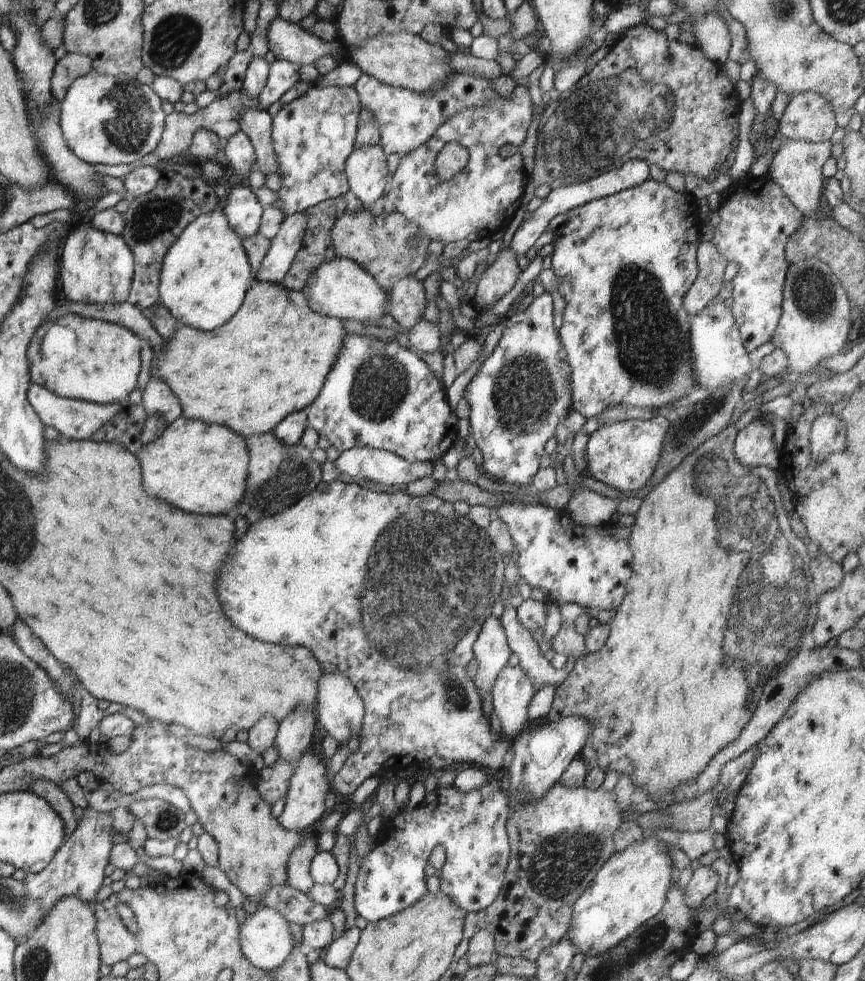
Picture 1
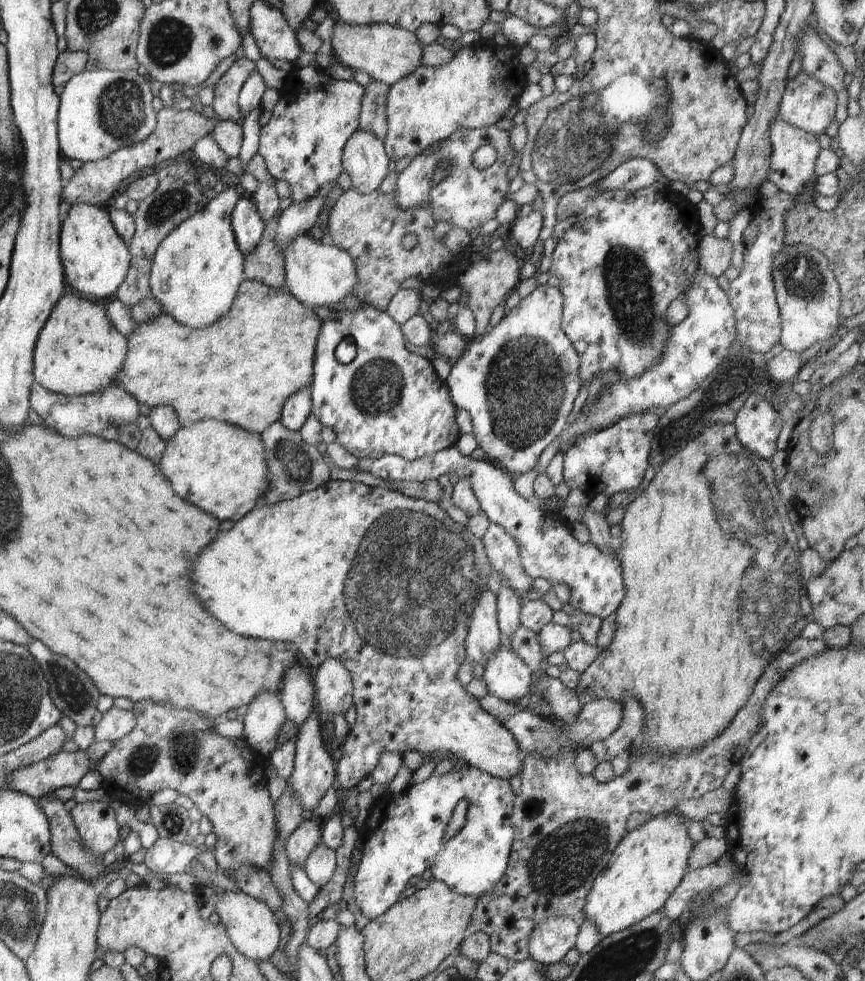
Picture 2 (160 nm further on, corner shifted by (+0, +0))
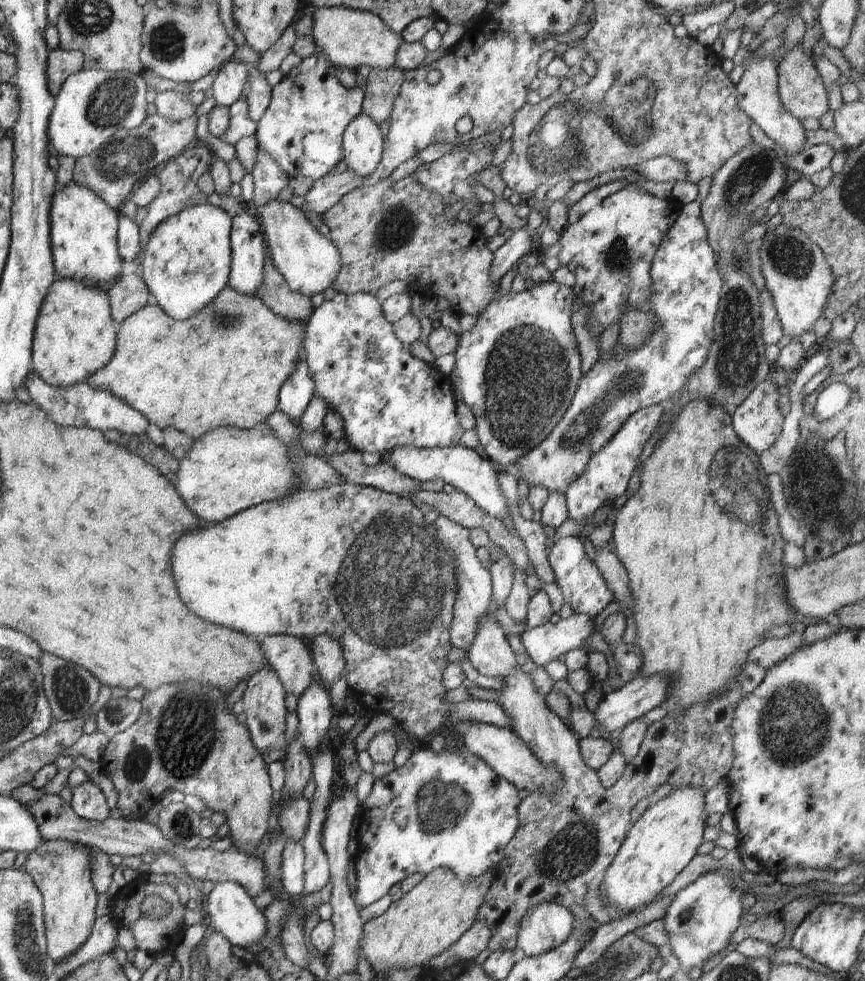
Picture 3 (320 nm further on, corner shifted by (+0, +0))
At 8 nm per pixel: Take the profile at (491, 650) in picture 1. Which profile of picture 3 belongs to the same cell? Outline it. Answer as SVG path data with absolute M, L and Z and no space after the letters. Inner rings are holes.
M438 516L433 523L436 526L436 538L442 542L442 548L448 550L454 556L454 572L456 572L456 583L458 586L457 601L454 602L454 618L450 624L450 642L459 649L468 652L474 638L476 638L476 628L480 620L490 614L490 604L493 596L493 585L489 570L478 560L476 549L470 543L469 530L452 522L446 516Z

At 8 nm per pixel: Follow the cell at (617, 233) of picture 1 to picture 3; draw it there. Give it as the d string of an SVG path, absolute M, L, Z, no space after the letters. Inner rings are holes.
M630 182L628 188L608 196L576 224L563 230L558 262L576 278L572 290L575 300L588 310L586 328L590 334L600 338L611 324L620 326L620 314L628 306L640 311L640 304L651 302L653 259L662 238L666 238L668 230L678 220L682 207L673 197L661 200Z

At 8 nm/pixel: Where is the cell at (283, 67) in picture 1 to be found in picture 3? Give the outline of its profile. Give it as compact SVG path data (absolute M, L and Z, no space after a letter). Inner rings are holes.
M196 205L184 208L180 214L160 222L144 248L142 264L138 273L148 291L156 297L157 306L175 320L188 320L200 314L204 306L210 306L214 298L228 287L232 270L231 250L232 219L222 208L210 205Z

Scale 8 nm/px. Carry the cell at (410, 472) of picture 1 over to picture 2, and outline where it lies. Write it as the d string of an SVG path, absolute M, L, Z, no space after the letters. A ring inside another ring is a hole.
M455 446L416 460L387 454L377 459L358 459L357 471L366 471L383 481L437 480L442 474L465 478L478 499L481 512L491 523L503 526L519 545L520 558L530 578L544 578L551 584L559 582L569 588L569 604L586 614L609 617L617 611L625 595L621 560L616 552L601 551L591 542L580 543L570 532L570 524L558 513L543 512L540 507L520 496L513 488L513 477L490 460L476 460L463 455Z

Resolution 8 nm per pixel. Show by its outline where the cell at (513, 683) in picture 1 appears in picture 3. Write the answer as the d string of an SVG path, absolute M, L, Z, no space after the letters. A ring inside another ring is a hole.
M486 614L480 620L476 638L467 655L472 666L488 678L506 678L518 666L516 654L510 647L504 630L491 614Z

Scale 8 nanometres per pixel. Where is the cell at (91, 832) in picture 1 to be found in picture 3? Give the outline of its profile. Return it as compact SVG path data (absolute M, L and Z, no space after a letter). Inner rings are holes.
M91 780L72 788L71 808L76 816L90 822L104 822L110 817L104 794Z

